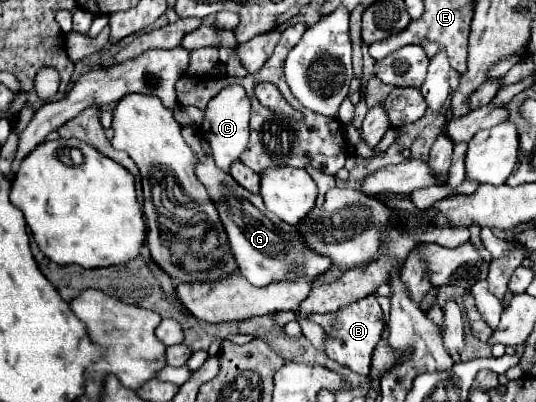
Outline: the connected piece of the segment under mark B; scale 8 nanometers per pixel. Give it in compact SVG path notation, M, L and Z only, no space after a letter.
M369 295L361 301L355 301L353 305L345 305L343 313L337 311L337 313L327 313L327 315L309 315L309 319L315 321L317 325L321 325L323 331L327 333L327 337L330 337L330 346L325 348L330 359L359 375L369 375L371 353L373 353L373 347L379 343L383 327L385 327L381 307L373 295Z

